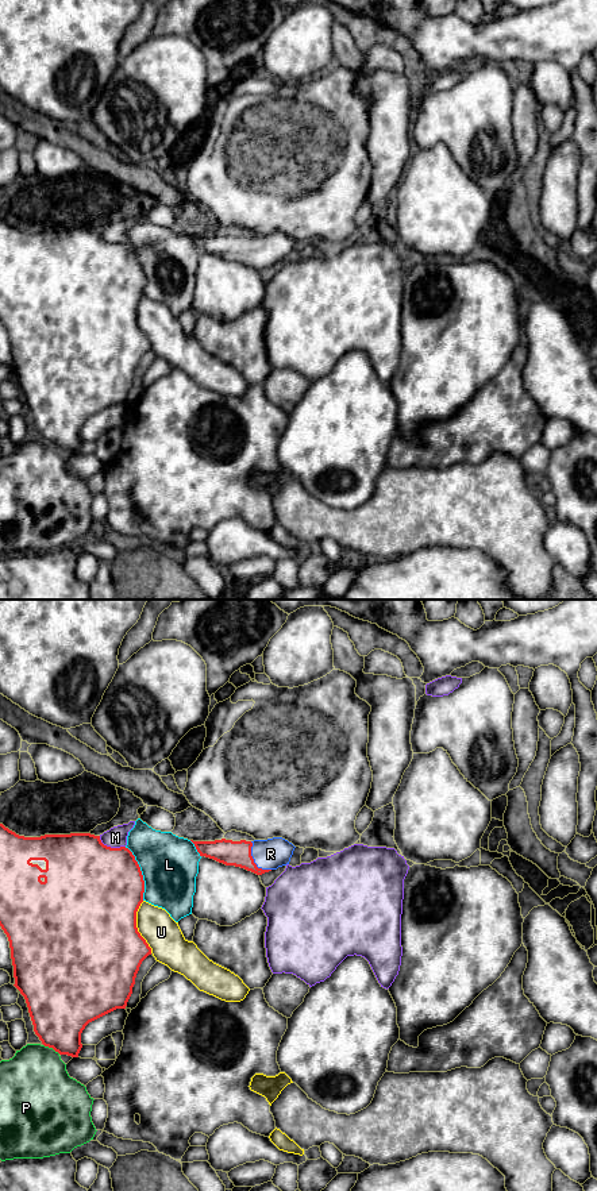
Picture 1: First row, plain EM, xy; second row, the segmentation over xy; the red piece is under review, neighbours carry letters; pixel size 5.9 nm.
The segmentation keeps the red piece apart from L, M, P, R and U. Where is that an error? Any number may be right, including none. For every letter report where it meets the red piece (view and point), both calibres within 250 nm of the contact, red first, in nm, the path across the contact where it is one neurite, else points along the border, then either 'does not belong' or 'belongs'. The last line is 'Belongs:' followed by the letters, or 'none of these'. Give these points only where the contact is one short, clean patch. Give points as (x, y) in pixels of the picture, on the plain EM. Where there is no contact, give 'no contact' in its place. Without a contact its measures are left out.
L: meets red in xy at (141, 268); 500 nm thick on the red side, 340 nm on the other; does not belong
M: meets red in xy at (110, 242); 500 nm thick on the red side, 120 nm on the other; does not belong
P: meets red in xy at (52, 442); 380 nm thick on the red side, 420 nm on the other; does not belong
R: meets red in xy at (253, 255); 150 nm thick on the red side, 180 nm on the other; runs through xy (238, 249), (245, 249), (253, 255), (270, 249); belongs
U: meets red in xy at (135, 322); 500 nm thick on the red side, 220 nm on the other; does not belong
Belongs: R

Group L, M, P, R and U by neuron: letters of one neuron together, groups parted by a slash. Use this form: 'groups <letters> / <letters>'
groups L / M / P / R / U

